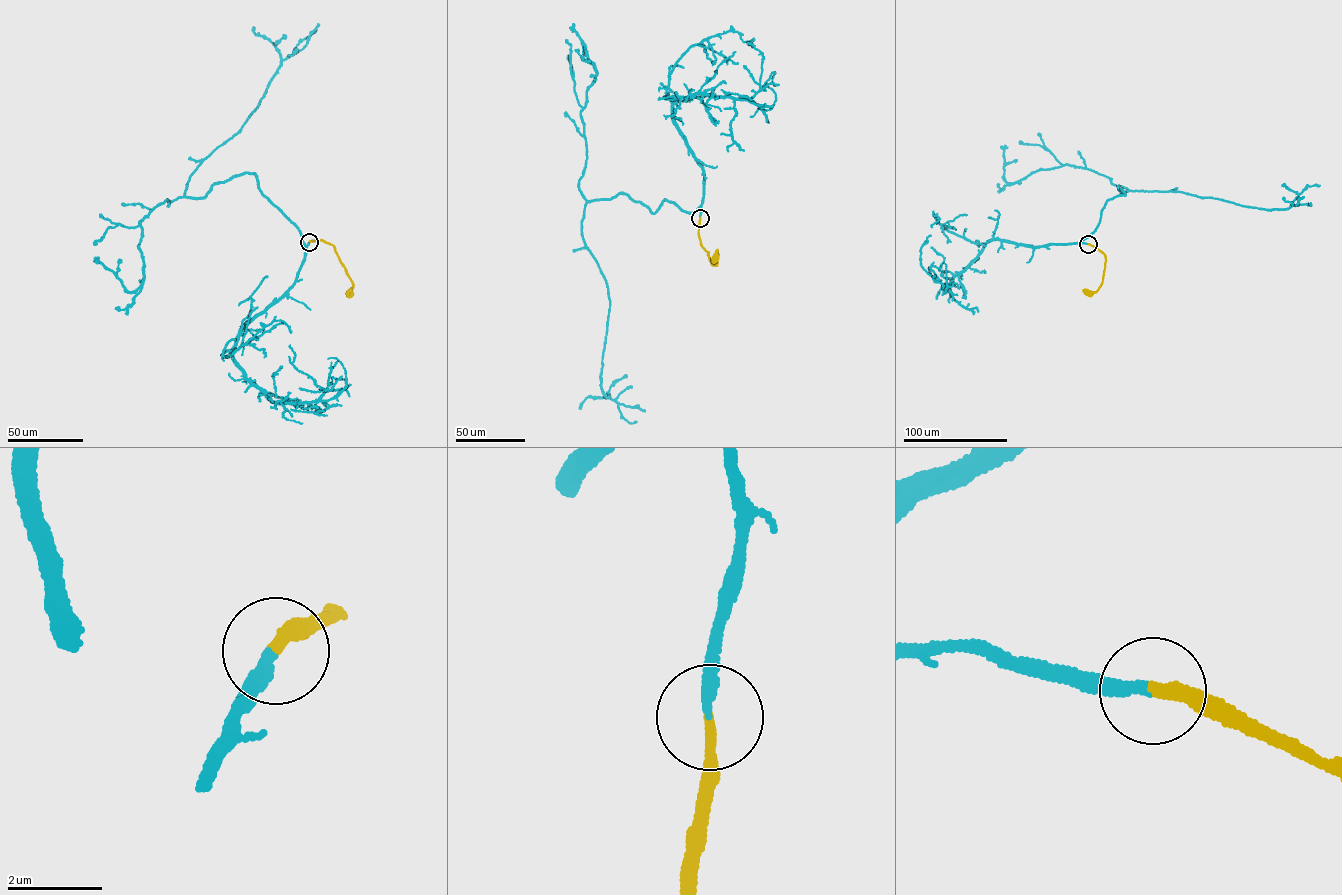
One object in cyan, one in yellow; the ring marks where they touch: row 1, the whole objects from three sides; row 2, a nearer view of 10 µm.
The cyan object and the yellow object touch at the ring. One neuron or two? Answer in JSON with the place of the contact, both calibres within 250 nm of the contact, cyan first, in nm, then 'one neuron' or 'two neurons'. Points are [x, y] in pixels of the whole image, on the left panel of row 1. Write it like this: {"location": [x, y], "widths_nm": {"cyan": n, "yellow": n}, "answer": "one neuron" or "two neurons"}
{"location": [309, 242], "widths_nm": {"cyan": 240, "yellow": 240}, "answer": "one neuron"}

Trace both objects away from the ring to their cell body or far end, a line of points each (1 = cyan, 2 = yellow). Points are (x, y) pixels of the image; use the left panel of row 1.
1: (309, 242), (254, 173), (215, 183), (205, 197), (184, 196), (280, 67), (254, 27)
2: (309, 242), (321, 239), (334, 247), (353, 286), (348, 294)

